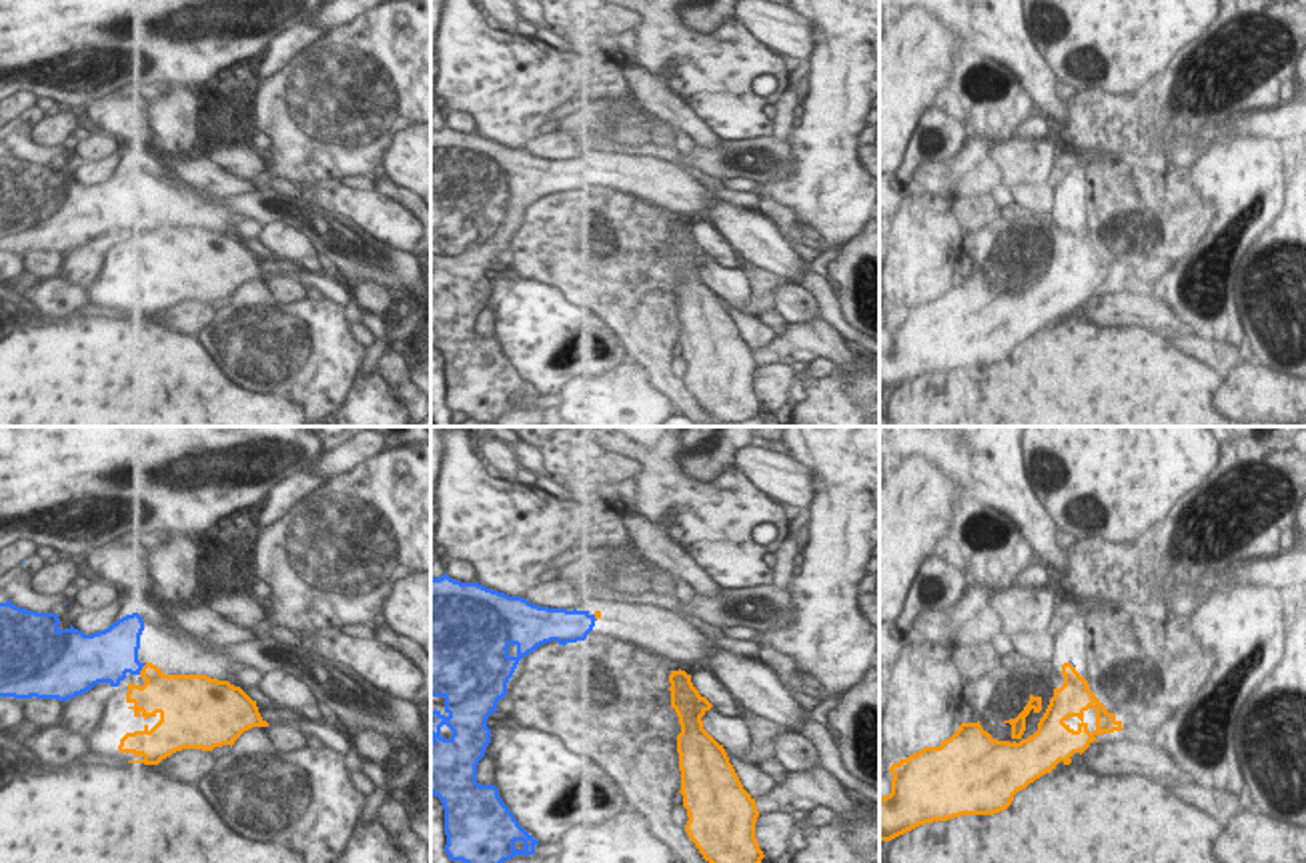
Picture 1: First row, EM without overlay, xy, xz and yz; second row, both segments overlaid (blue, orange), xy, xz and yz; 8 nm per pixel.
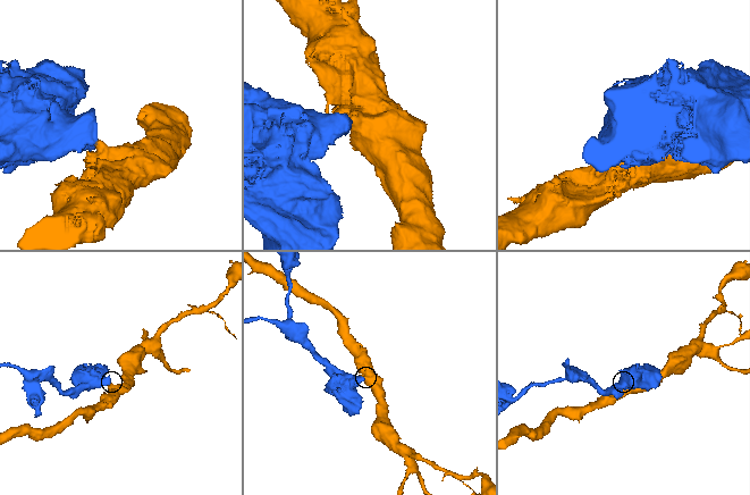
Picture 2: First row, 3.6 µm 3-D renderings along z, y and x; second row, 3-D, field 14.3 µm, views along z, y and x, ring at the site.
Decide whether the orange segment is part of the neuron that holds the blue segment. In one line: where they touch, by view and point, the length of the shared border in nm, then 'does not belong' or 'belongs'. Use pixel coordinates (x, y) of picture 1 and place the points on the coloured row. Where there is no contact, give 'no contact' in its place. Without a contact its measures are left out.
xy (141, 669) | 120 nm | does not belong

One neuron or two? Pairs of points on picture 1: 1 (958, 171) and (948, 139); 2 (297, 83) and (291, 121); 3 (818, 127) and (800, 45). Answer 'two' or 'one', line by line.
1: two
2: one
3: two

